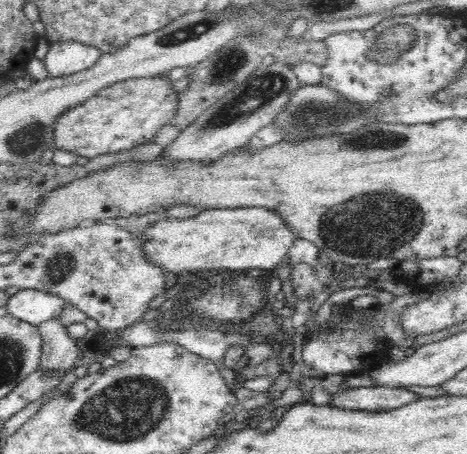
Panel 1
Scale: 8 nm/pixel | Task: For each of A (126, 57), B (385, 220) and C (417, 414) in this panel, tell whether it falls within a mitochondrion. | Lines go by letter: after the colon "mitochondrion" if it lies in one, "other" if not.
A: other
B: mitochondrion
C: other

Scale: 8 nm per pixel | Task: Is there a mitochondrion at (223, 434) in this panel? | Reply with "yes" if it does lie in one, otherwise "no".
no

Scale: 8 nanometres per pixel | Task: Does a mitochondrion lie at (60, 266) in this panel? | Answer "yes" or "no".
yes

